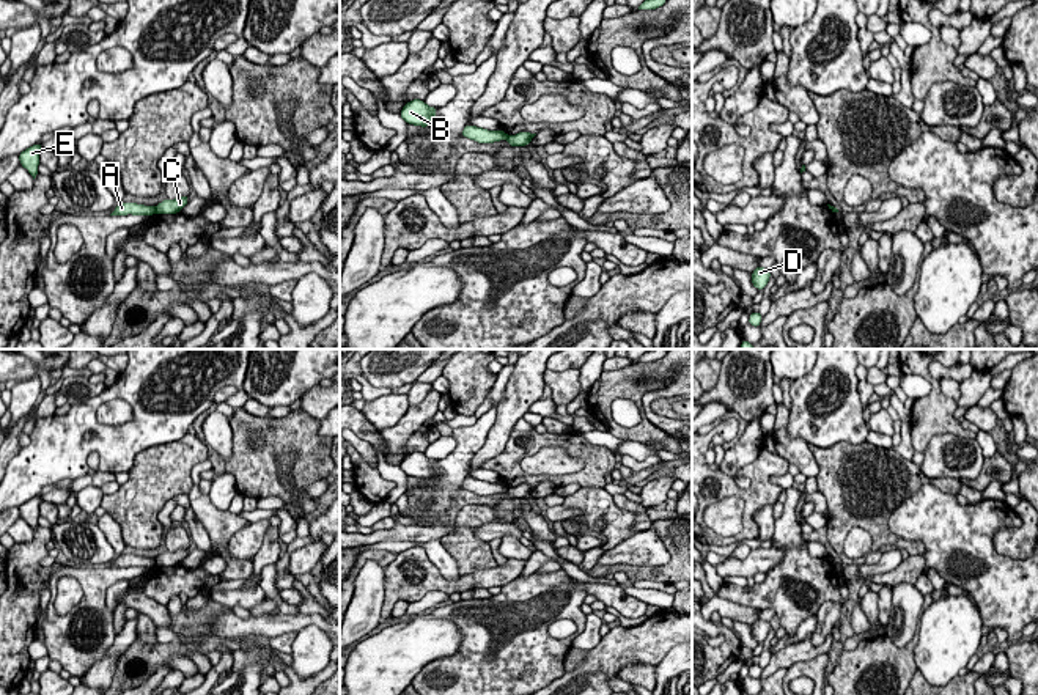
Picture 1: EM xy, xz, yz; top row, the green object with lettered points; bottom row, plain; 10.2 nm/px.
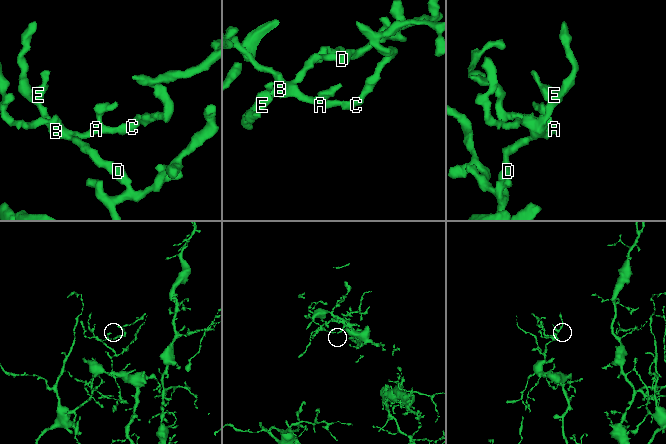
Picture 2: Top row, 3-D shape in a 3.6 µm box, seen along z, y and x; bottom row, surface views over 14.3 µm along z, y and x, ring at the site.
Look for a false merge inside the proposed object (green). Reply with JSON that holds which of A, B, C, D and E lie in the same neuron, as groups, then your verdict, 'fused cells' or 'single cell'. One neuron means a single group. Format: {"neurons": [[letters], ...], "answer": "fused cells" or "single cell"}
{"neurons": [["A", "B", "D", "E"], ["C"]], "answer": "fused cells"}

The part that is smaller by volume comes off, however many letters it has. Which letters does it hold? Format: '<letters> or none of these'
C

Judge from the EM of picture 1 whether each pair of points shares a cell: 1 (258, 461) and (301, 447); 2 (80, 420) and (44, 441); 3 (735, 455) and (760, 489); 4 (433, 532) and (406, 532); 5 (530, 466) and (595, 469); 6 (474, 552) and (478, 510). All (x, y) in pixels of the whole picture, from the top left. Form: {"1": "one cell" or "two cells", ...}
{"1": "one cell", "2": "one cell", "3": "two cells", "4": "one cell", "5": "two cells", "6": "one cell"}

